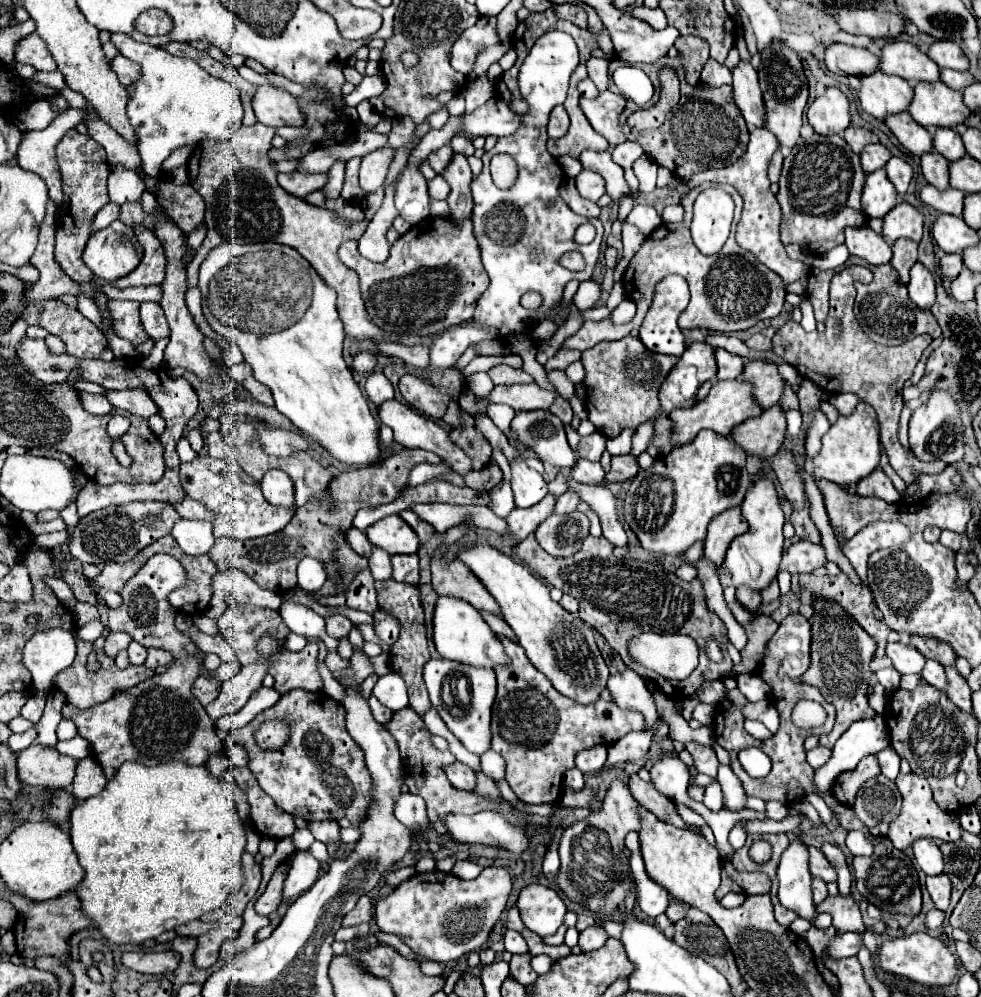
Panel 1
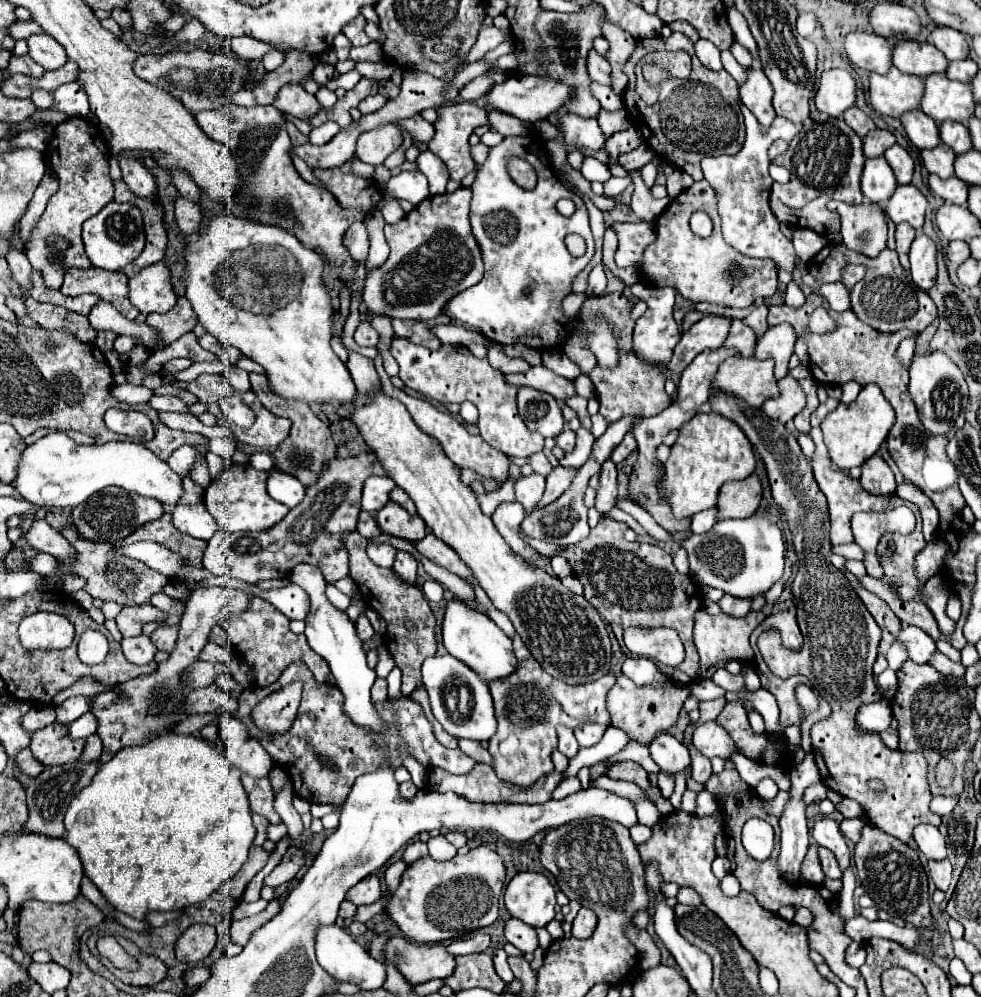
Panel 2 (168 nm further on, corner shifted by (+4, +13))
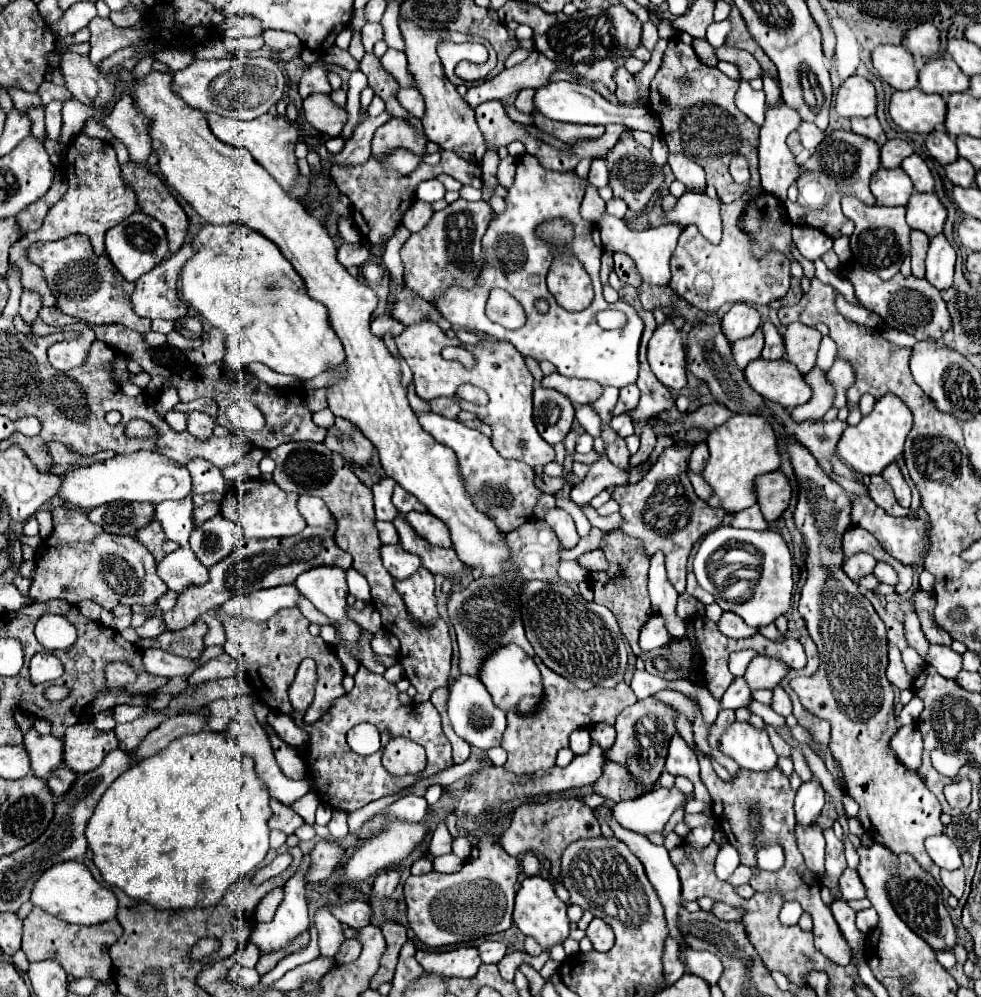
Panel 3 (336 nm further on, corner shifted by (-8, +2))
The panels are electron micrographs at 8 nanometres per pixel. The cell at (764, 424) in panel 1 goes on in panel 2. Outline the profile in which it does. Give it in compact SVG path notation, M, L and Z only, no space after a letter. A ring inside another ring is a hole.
M786 375L784 379L780 379L778 385L780 385L780 395L774 399L768 399L762 405L762 409L768 417L788 423L794 419L794 415L798 415L804 409L806 395L804 395L798 379L794 379L792 375Z

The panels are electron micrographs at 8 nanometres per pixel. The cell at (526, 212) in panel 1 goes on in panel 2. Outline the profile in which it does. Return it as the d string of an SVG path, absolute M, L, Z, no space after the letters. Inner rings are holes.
M528 133L528 135L520 135L520 137L506 137L500 145L492 147L488 159L484 165L478 167L476 173L476 181L472 185L472 207L470 207L470 223L472 223L472 235L476 237L480 249L482 249L482 259L484 259L484 279L482 279L482 287L470 287L466 291L462 291L460 295L454 295L448 305L444 307L444 315L448 315L450 319L456 319L460 323L466 323L470 327L474 327L474 331L482 333L486 339L500 343L500 345L512 345L512 343L526 343L528 347L534 349L560 349L570 337L580 335L586 341L586 347L594 353L596 361L600 367L616 367L618 363L618 343L616 343L616 335L614 335L614 327L612 323L608 323L600 313L596 313L594 317L590 317L588 321L582 321L580 315L578 317L568 317L562 313L562 299L566 295L572 293L572 283L578 277L578 273L588 265L590 257L594 255L594 239L592 239L592 231L588 225L588 211L584 201L574 195L572 191L568 191L556 177L554 169L550 167L550 159L546 155L546 147L542 145L544 139L540 139L536 133ZM510 157L520 157L526 161L532 161L532 165L536 167L538 173L538 185L532 191L526 191L522 187L518 187L510 173L508 173L508 159ZM568 197L574 201L576 205L576 215L574 217L562 217L556 211L556 201ZM568 233L578 233L586 239L586 253L582 257L572 257L564 245L564 237ZM530 287L532 293L526 297L522 293L522 289Z

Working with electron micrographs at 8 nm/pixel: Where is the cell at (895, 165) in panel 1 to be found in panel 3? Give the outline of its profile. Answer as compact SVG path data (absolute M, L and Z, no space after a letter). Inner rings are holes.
M918 154L908 156L902 162L902 170L910 176L916 192L934 192L934 178L932 178L926 162Z

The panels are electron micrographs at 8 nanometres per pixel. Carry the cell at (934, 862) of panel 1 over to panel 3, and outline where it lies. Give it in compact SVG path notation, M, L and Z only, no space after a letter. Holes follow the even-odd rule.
M946 834L926 838L926 850L928 850L932 862L934 862L936 866L940 866L940 868L956 870L956 868L962 866L960 852L958 852L956 844L954 844Z

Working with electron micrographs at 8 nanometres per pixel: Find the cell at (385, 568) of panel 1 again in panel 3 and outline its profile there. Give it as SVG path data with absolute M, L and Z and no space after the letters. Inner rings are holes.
M400 544L382 546L382 562L384 562L384 568L386 568L396 580L408 578L408 576L414 574L414 570L420 566L420 558L416 558L414 554L404 552Z

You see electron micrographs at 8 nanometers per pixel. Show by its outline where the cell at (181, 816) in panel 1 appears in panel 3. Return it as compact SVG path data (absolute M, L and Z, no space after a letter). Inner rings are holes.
M188 734L156 756L138 762L108 786L86 824L86 838L104 882L120 888L132 900L146 902L156 910L210 908L236 880L264 860L270 848L268 818L272 812L268 802L270 796L256 778L252 760L240 754L230 734Z

